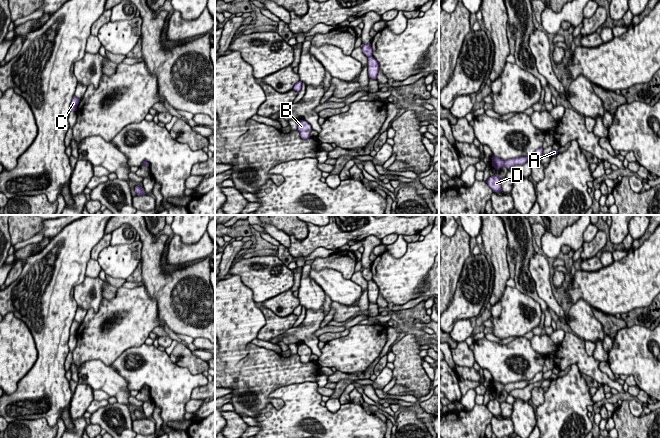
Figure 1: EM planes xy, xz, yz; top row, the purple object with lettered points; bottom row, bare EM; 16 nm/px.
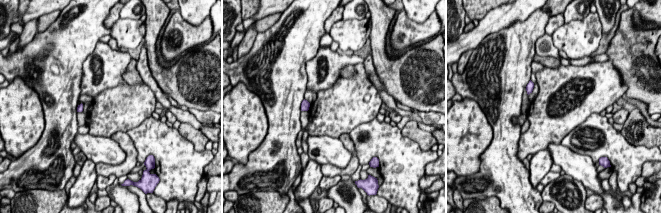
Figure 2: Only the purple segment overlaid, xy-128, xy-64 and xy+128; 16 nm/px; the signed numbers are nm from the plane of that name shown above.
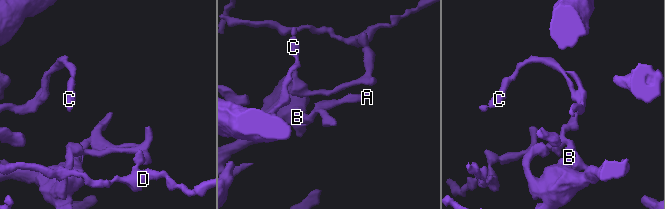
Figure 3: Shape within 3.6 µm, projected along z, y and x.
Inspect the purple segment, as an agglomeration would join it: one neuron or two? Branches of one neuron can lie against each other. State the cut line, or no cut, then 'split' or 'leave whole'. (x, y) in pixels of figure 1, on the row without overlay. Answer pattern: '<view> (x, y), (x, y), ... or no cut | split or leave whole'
yz (503, 385), (504, 389) | split

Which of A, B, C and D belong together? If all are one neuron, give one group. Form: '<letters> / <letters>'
A B C / D

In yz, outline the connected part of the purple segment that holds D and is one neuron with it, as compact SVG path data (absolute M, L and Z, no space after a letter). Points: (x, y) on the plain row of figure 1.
M496 398L489 401L486 407L493 414L493 416L502 416L501 405Z

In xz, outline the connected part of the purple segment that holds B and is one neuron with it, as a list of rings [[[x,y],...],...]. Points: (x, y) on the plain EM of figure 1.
[[[297,345],[297,354],[299,355],[302,363],[310,362],[310,359],[306,357],[308,353],[310,354],[310,356],[312,355],[311,349],[309,350],[306,345]]]

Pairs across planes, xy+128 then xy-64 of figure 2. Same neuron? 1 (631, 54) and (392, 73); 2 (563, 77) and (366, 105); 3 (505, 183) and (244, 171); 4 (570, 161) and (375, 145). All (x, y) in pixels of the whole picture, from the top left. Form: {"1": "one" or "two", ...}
{"1": "one", "2": "one", "3": "one", "4": "two"}

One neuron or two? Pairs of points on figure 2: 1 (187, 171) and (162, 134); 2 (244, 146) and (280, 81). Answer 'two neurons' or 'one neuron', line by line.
1: one neuron
2: two neurons

